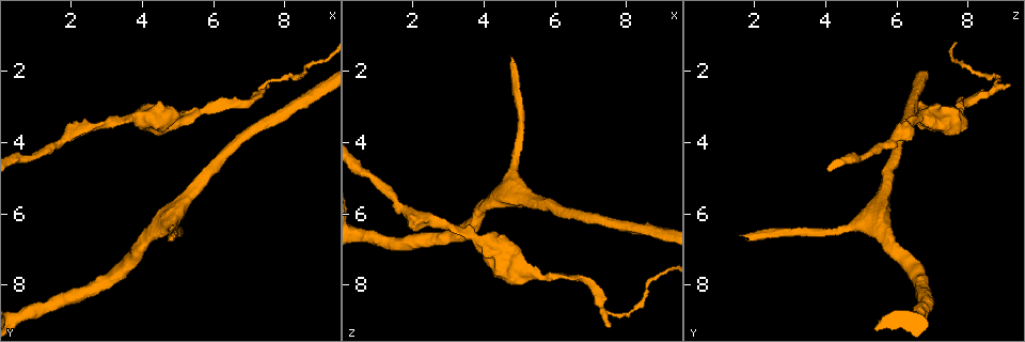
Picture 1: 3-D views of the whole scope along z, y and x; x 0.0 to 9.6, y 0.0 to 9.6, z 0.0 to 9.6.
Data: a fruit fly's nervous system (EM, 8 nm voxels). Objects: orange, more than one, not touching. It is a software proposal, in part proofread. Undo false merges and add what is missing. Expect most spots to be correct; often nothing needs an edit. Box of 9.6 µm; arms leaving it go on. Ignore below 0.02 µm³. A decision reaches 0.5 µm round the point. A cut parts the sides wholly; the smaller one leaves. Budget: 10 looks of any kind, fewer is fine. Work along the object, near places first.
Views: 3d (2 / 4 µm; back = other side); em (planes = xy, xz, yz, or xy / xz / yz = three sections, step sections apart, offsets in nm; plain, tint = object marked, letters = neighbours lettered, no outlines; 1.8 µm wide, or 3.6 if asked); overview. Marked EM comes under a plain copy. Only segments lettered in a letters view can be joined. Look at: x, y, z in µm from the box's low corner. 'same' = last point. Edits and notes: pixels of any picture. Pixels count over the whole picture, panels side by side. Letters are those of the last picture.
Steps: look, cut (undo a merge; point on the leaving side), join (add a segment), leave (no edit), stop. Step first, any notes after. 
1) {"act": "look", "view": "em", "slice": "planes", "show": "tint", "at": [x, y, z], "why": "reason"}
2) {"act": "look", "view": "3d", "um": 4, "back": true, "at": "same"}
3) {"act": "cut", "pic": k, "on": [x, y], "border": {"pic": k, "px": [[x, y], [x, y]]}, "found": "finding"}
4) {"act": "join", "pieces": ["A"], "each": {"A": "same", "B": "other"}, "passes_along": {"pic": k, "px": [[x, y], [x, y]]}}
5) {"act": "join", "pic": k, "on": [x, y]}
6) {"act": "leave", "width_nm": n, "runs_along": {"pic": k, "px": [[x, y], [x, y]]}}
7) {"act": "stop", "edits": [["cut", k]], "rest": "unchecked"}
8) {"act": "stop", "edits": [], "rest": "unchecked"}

{"act": "look", "view": "em", "um": 3.6, "slice": "planes", "show": "letters", "at": [4.95, 3.40, 7.65], "why": "calibre changes"}

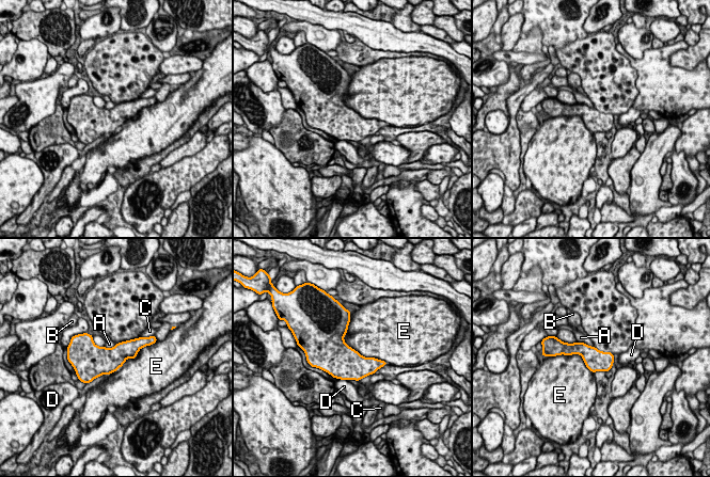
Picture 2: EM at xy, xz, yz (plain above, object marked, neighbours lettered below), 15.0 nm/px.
{"act": "leave", "longest_contact_nm": ["E", 900], "each": {"A": "other", "B": "other", "C": "other", "D": "other", "E": "other"}, "found": "continuous, no second cell"}

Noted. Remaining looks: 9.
{"act": "look", "view": "3d", "um": 2, "back": true, "at": [7.35, 2.50, 8.75], "why": "thick turns thin"}

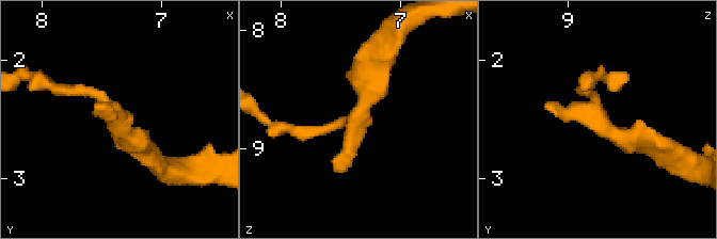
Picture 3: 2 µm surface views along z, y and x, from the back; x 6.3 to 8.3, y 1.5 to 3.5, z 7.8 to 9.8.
{"act": "look", "view": "em", "slice": "planes", "show": "letters", "at": [7.32, 2.54, 8.70], "why": "now the EM"}

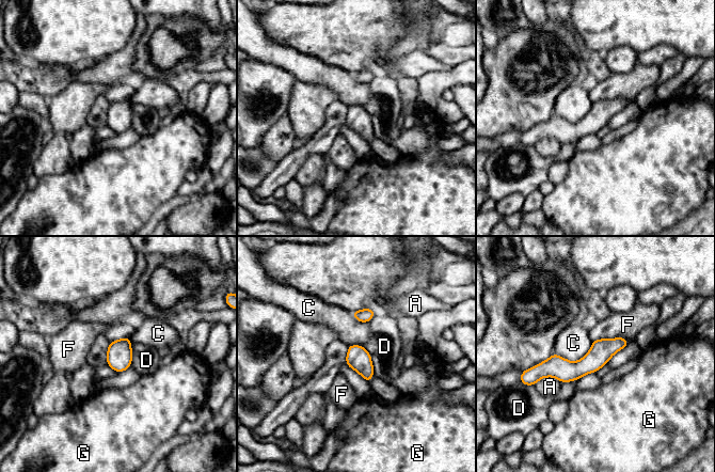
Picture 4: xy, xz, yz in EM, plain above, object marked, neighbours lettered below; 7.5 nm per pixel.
{"act": "leave", "longest_contact_nm": ["C", 320], "each": {"A": "other", "C": "other", "D": "other", "F": "other", "G": "other"}, "border": {"pic": 4, "px": [[593, 340], [575, 361], [553, 354]]}, "found": "all the same cell"}

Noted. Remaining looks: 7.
{"act": "look", "view": "3d", "um": 2, "at": [4.75, 6.55, 1.65], "why": "end of a long branch"}

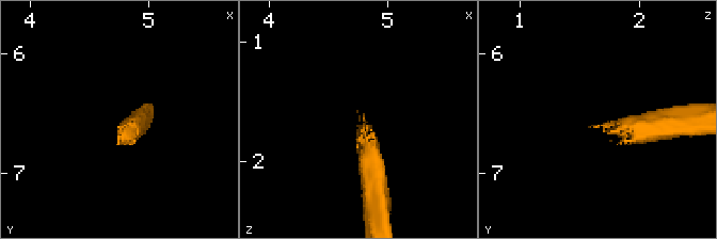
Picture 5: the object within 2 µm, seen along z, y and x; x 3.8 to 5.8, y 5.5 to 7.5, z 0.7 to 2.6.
{"act": "look", "view": "em", "slice": "xz", "step": 4, "show": "tint", "at": [4.80, 6.60, 1.64], "why": "need the tissue"}

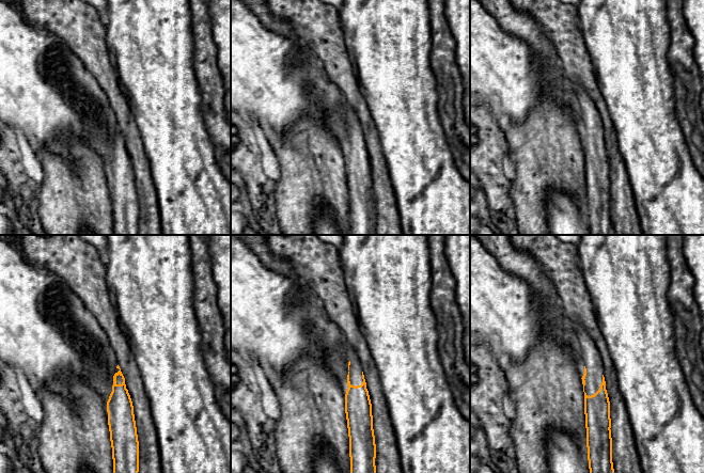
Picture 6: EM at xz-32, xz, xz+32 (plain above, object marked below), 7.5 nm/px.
{"act": "look", "view": "em", "slice": "planes", "show": "letters", "at": "same"}

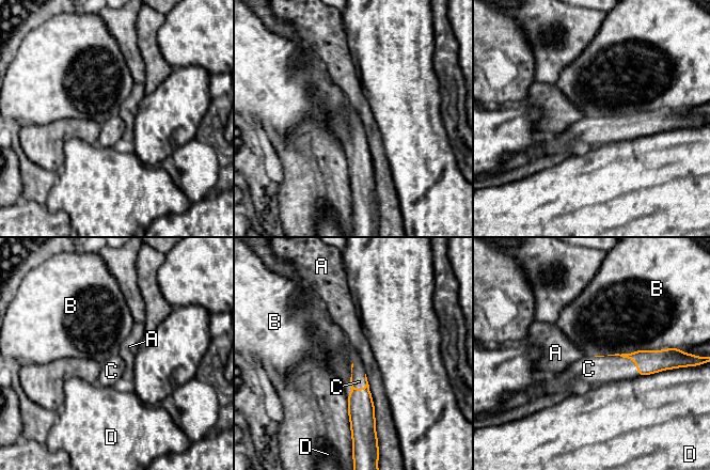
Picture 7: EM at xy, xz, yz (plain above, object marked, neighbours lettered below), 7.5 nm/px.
{"act": "join", "pieces": ["C"], "each": {"A": "other", "B": "other", "C": "same", "D": "other"}, "found": "it goes on there"}

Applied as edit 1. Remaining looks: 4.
{"act": "look", "view": "overview"}

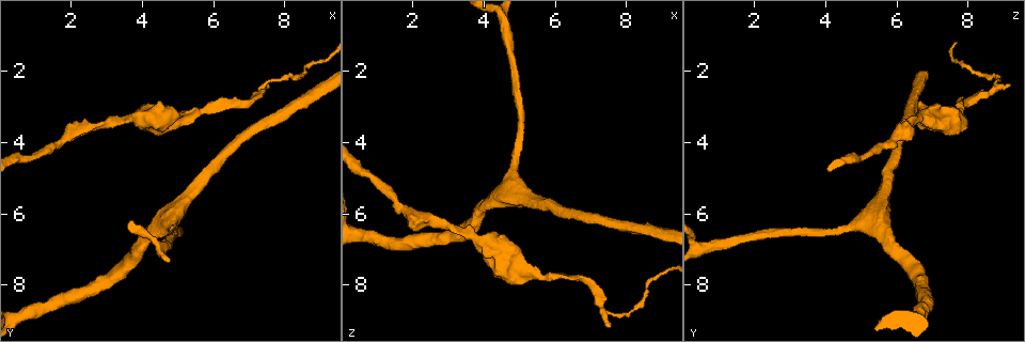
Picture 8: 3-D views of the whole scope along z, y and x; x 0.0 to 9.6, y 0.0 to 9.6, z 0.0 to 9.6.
{"act": "look", "view": "em", "um": 3.6, "slice": "planes", "show": "letters", "at": [4.80, 6.45, 4.70], "why": "thick turns thin"}

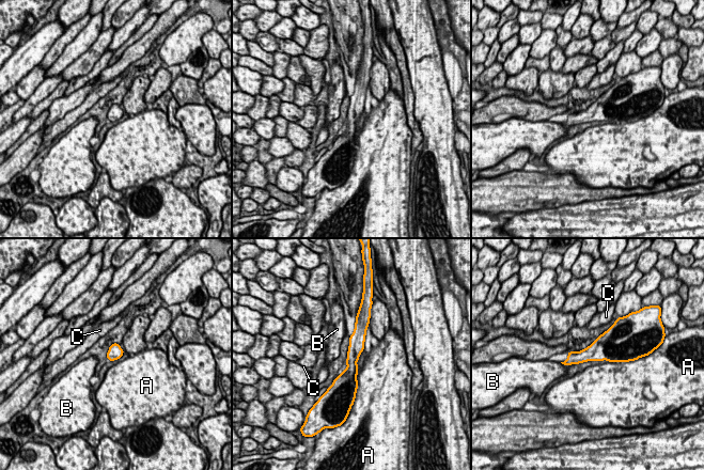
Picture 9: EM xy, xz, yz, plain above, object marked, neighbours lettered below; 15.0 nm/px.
{"act": "leave", "longest_contact_nm": ["A", 360], "each": {"A": "other", "B": "other", "C": "other"}, "found": "all the same cell"}

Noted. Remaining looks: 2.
{"act": "stop", "edits": [["join", 7]], "rest": "unchecked"}

